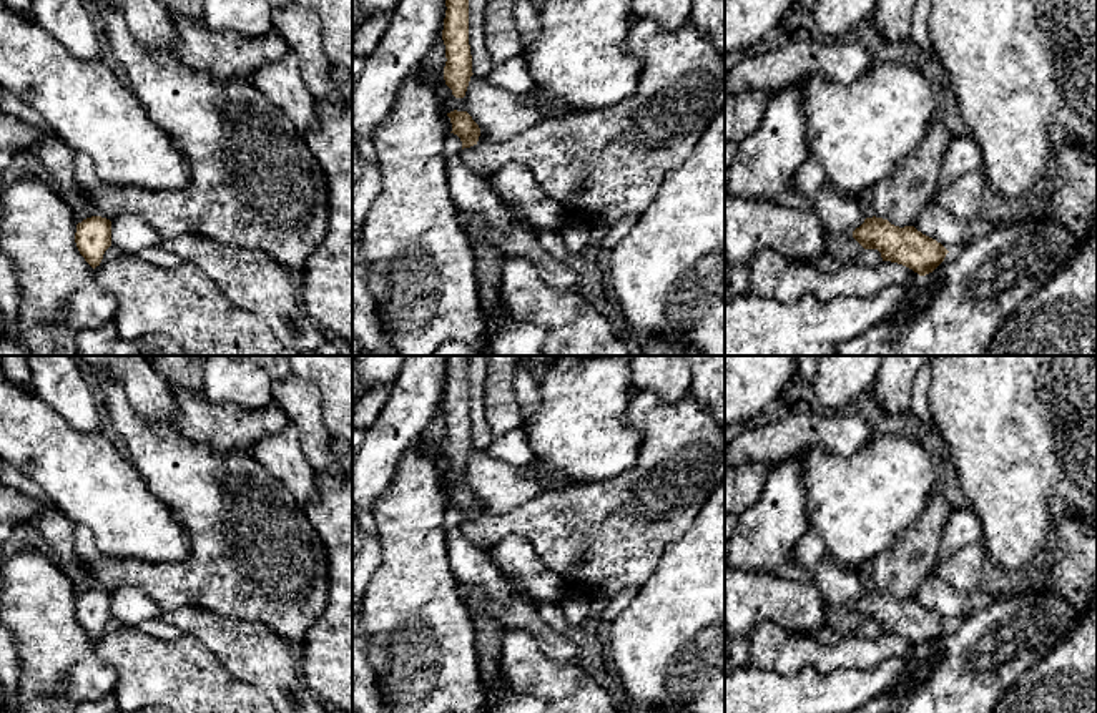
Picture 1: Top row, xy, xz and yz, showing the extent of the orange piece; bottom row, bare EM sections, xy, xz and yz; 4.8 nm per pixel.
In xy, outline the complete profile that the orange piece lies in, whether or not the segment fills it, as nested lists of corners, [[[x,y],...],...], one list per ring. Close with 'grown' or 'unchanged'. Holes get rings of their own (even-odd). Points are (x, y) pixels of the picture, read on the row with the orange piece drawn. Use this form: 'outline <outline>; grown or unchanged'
outline [[[91,216],[76,224],[75,243],[85,261],[95,269],[111,246],[111,221]]]; unchanged

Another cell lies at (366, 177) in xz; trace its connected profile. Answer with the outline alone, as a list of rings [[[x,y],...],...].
[[[352,158],[352,231],[361,234],[367,211],[382,191],[382,175],[377,161]]]

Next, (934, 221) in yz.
[[[934,199],[922,208],[914,221],[914,228],[941,243],[947,251],[966,246],[977,231],[977,224],[951,216]]]

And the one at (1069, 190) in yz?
[[[1059,126],[1050,128],[1052,161],[1039,189],[1042,209],[1036,223],[1055,223],[1075,241],[1089,236],[1092,216],[1097,213],[1097,150],[1074,143]]]

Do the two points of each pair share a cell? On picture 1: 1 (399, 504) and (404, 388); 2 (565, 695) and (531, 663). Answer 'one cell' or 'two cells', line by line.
1: two cells
2: one cell

